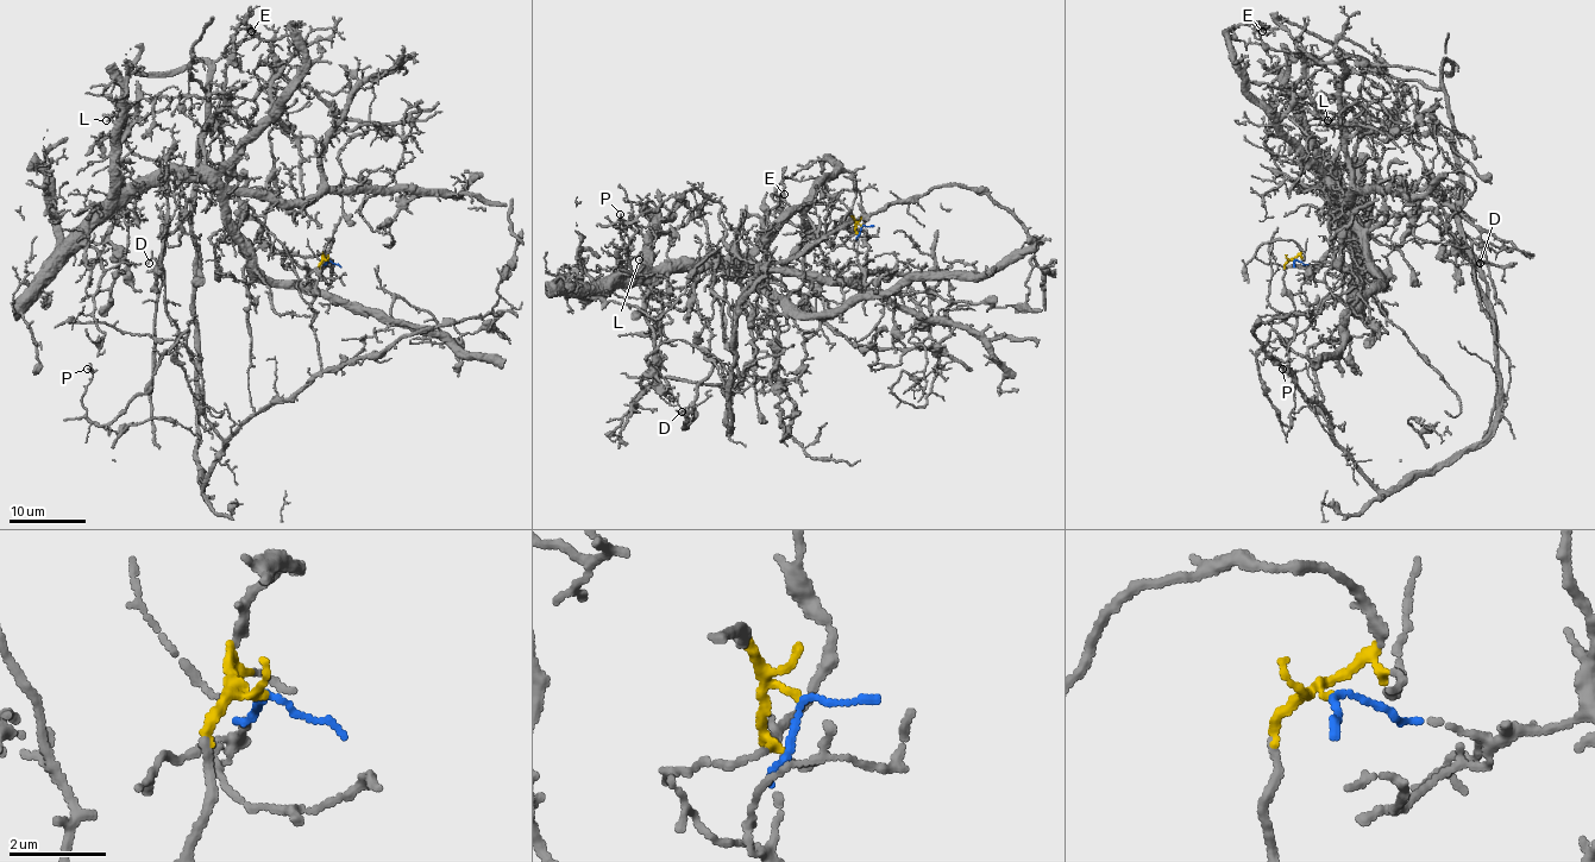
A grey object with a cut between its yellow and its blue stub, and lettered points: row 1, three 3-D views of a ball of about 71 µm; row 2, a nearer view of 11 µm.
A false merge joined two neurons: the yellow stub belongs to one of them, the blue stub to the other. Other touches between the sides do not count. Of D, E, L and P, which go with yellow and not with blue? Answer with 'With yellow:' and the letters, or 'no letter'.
With yellow: D, P

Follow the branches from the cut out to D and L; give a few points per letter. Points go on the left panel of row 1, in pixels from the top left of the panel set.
D: (327, 260), (320, 265), (311, 304), (320, 369), (249, 419), (203, 490), (192, 215), (148, 264)
L: (327, 260), (324, 290), (274, 283), (203, 182), (163, 174), (119, 187), (117, 133), (106, 120)

